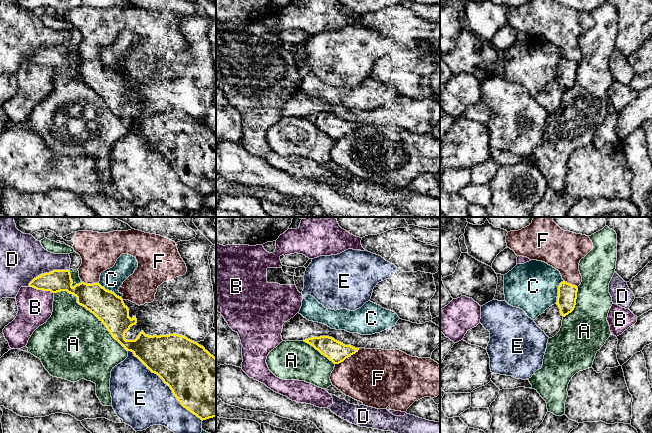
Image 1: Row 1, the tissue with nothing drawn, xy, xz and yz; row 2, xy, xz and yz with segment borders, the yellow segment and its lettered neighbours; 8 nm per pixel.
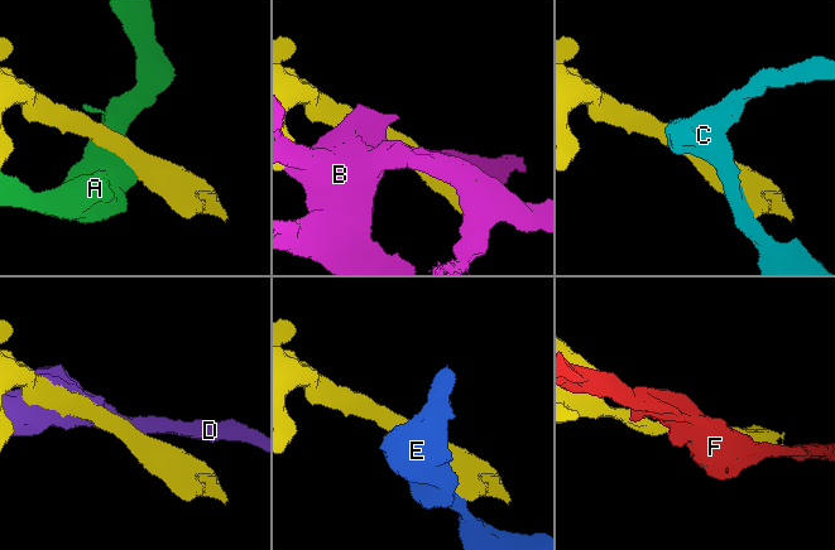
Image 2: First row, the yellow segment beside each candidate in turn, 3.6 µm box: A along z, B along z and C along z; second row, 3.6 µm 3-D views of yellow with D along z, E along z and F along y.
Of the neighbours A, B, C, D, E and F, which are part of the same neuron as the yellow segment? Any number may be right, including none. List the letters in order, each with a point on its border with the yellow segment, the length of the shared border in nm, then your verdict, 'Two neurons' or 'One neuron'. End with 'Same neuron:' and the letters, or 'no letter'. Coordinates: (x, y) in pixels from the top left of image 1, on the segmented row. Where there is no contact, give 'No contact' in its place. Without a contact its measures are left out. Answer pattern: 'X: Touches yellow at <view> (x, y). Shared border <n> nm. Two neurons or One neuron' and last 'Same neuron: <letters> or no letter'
A: Touches yellow at xy (90, 311). Shared border 750 nm. Two neurons
B: Touches yellow at xy (41, 289). Shared border 200 nm. Two neurons
C: Touches yellow at yz (558, 292). Shared border 200 nm. Two neurons
D: Touches yellow at xy (47, 273). Shared border 360 nm. Two neurons
E: Touches yellow at xy (168, 385). Shared border 800 nm. Two neurons
F: Touches yellow at xz (347, 357). Shared border 240 nm. Two neurons
Same neuron: no letter

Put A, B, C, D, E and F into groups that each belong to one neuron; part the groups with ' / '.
A / B / C / D / E / F

